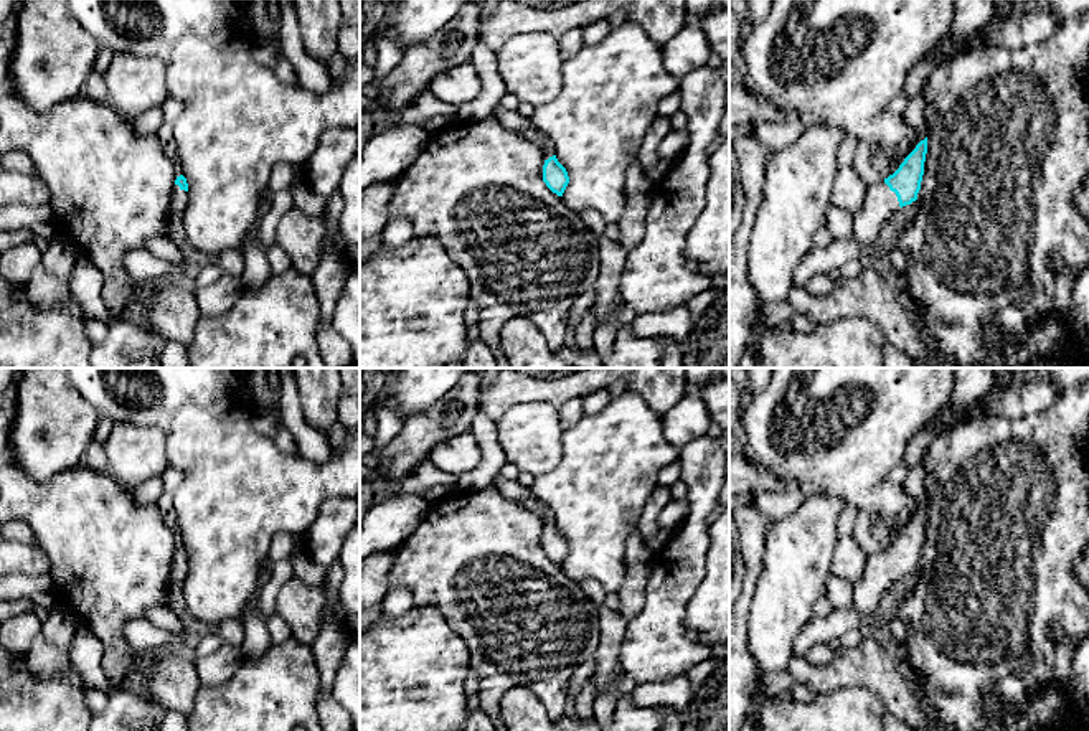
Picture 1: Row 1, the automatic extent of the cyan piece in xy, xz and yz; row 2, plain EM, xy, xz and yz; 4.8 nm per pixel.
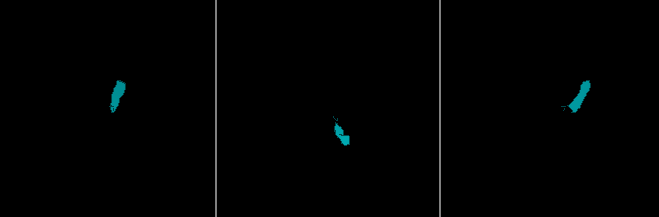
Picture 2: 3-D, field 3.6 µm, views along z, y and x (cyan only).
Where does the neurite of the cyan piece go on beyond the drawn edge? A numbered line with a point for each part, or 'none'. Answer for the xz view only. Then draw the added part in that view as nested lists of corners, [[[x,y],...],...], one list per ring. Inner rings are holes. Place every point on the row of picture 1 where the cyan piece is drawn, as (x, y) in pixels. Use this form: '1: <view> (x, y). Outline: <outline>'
1: xz (532, 132). Outline: [[[526,125],[518,129],[516,132],[536,144],[543,150],[544,160],[554,155],[554,144],[549,142],[538,127]]]

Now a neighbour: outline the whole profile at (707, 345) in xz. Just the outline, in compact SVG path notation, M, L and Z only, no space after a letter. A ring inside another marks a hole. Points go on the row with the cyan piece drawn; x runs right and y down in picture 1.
M729 287L695 322L681 348L683 368L729 368Z

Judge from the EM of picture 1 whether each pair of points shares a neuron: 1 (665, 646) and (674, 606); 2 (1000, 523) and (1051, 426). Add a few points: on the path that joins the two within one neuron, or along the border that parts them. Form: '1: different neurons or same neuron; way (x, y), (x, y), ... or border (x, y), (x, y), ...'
1: same neuron; way (665, 636), (665, 616)
2: same neuron; way (1025, 499), (1048, 476), (1051, 451)

